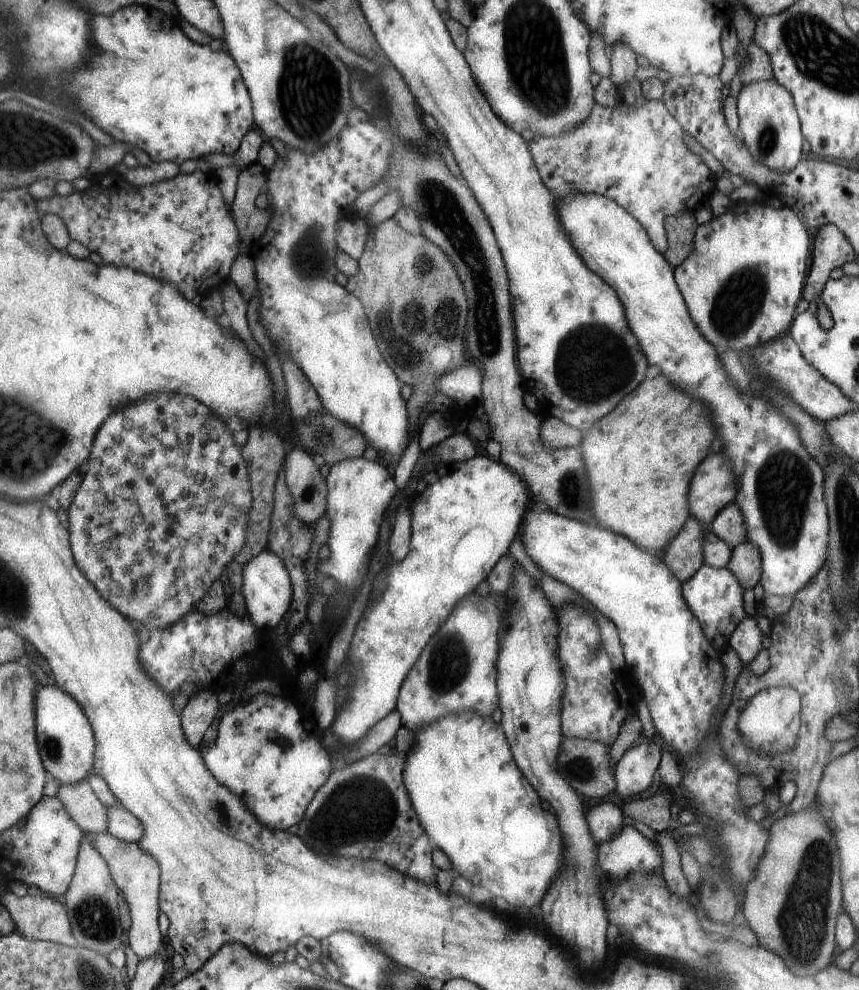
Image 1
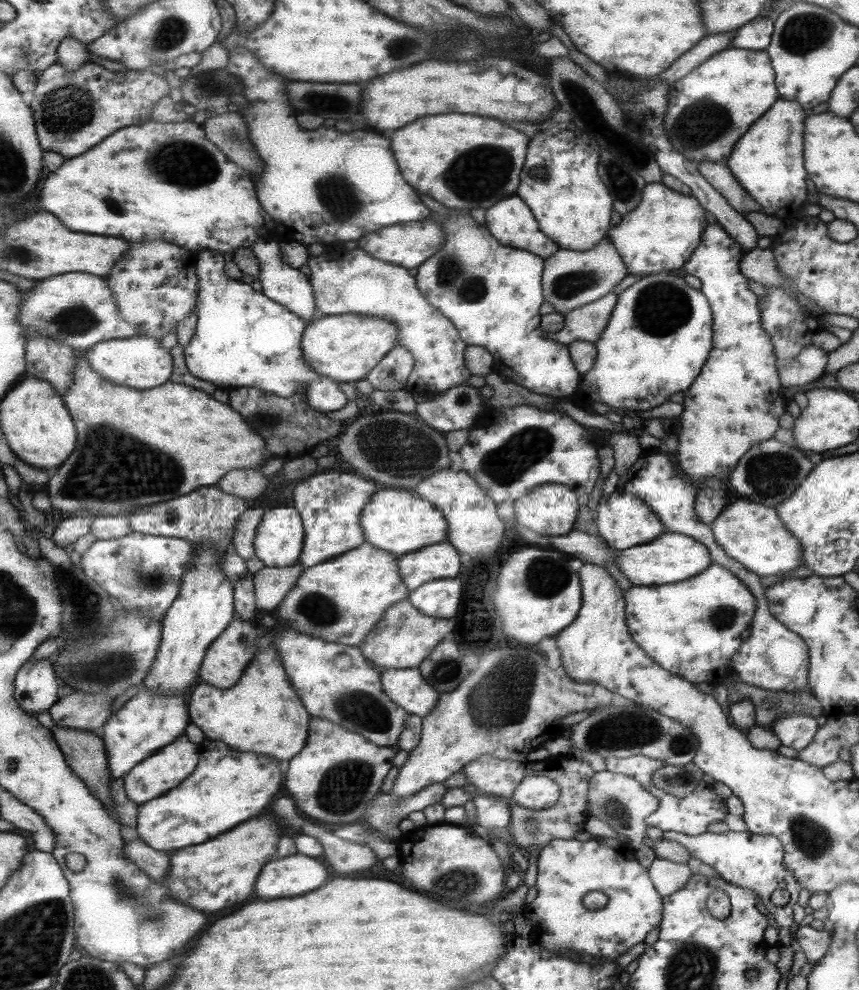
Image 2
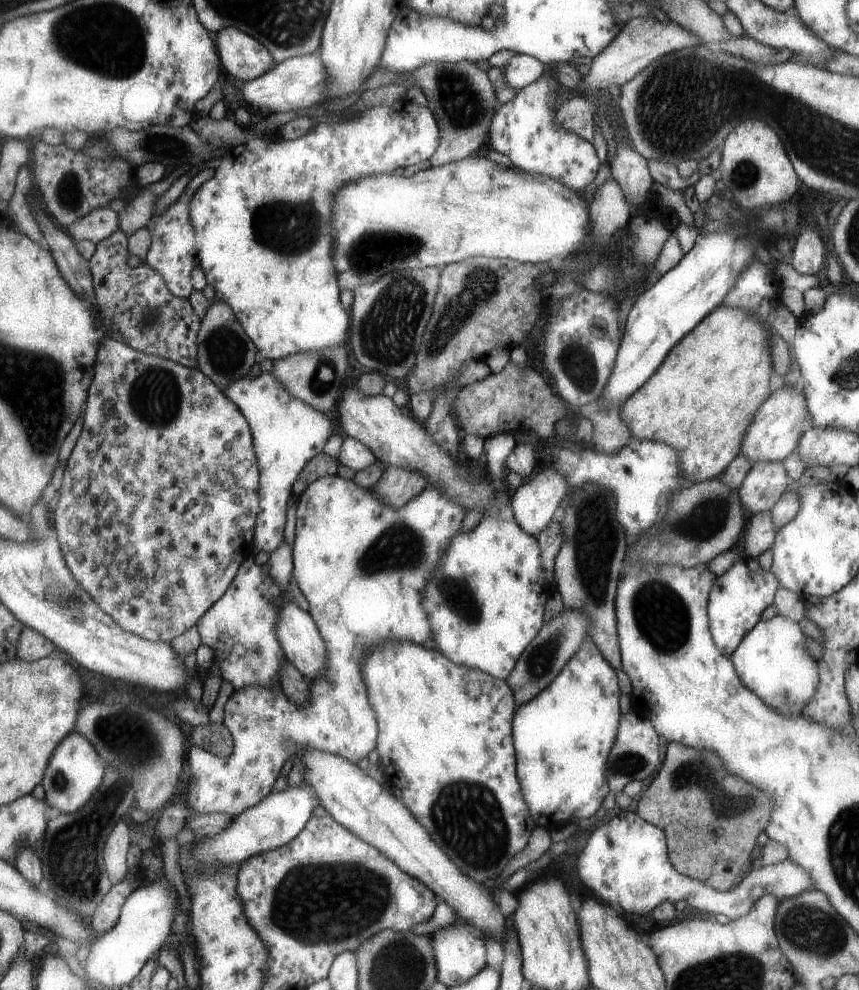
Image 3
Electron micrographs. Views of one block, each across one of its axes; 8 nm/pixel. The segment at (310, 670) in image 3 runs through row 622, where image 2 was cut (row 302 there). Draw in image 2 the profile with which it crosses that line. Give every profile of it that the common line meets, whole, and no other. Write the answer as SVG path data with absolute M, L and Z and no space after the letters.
M271 235L261 238L259 242L250 248L253 251L253 255L259 260L260 275L258 286L272 301L291 309L292 312L296 313L296 316L302 317L304 322L312 322L316 318L317 307L312 286L310 286L308 278L302 272L298 272L296 268L284 263L280 246L282 246L282 243L274 241Z

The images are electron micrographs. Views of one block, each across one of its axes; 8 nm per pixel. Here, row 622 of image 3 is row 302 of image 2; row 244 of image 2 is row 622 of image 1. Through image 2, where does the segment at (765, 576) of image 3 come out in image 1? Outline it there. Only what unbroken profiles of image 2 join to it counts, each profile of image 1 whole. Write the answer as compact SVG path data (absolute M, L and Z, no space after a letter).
M704 563L688 580L683 582L683 597L691 607L692 614L699 619L704 634L711 641L711 645L721 655L724 648L729 646L729 638L739 626L739 622L746 617L744 612L744 586L740 578L727 566L713 567Z

